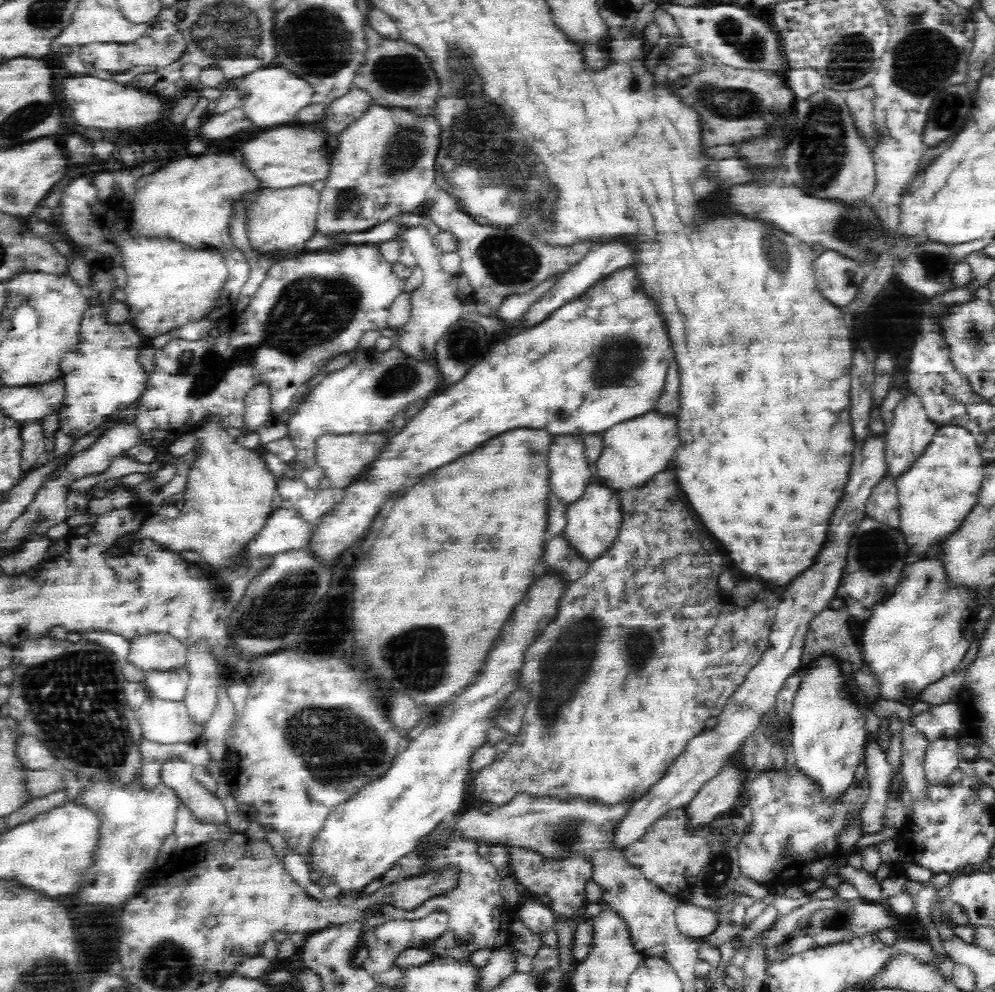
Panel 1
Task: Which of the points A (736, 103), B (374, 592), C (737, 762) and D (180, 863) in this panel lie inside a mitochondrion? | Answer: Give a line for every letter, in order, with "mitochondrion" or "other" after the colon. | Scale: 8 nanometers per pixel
A: mitochondrion
B: other
C: other
D: other

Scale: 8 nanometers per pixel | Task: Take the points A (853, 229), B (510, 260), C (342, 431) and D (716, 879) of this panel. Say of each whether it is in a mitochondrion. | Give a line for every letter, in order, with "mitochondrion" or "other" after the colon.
A: mitochondrion
B: mitochondrion
C: other
D: mitochondrion

